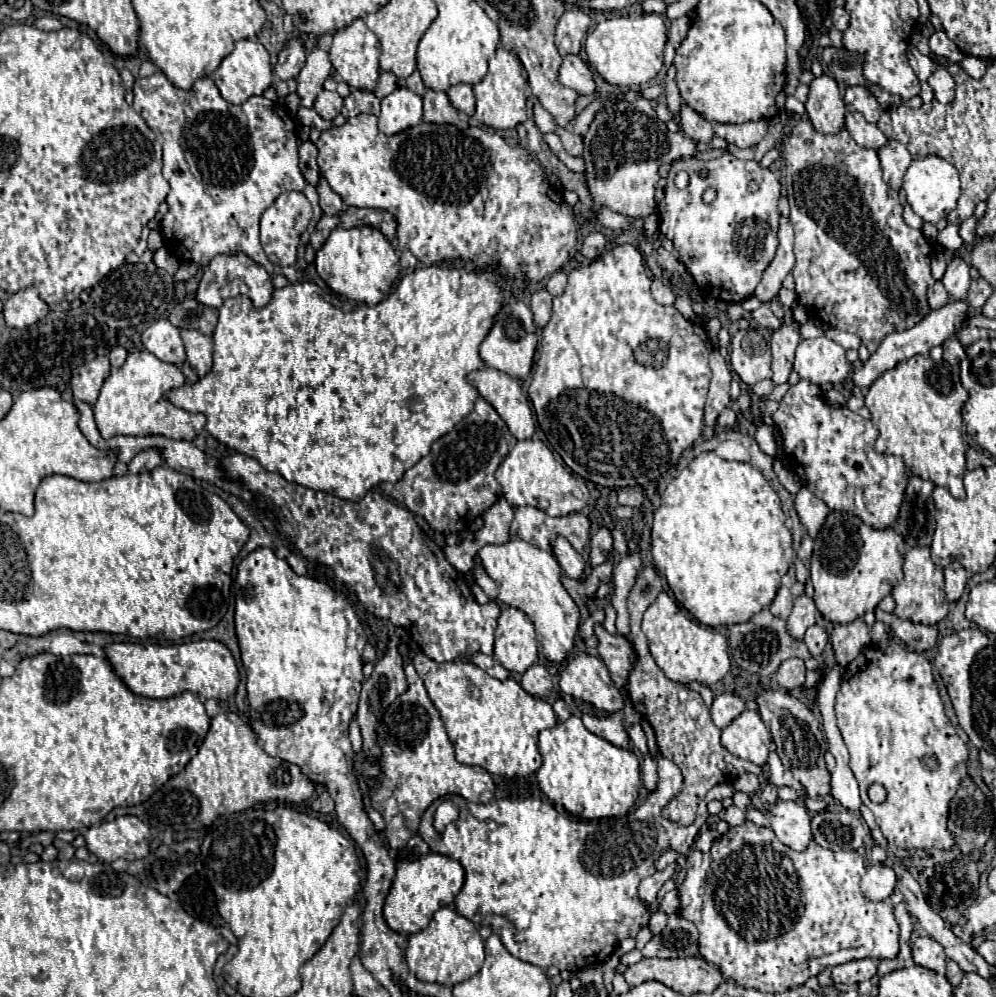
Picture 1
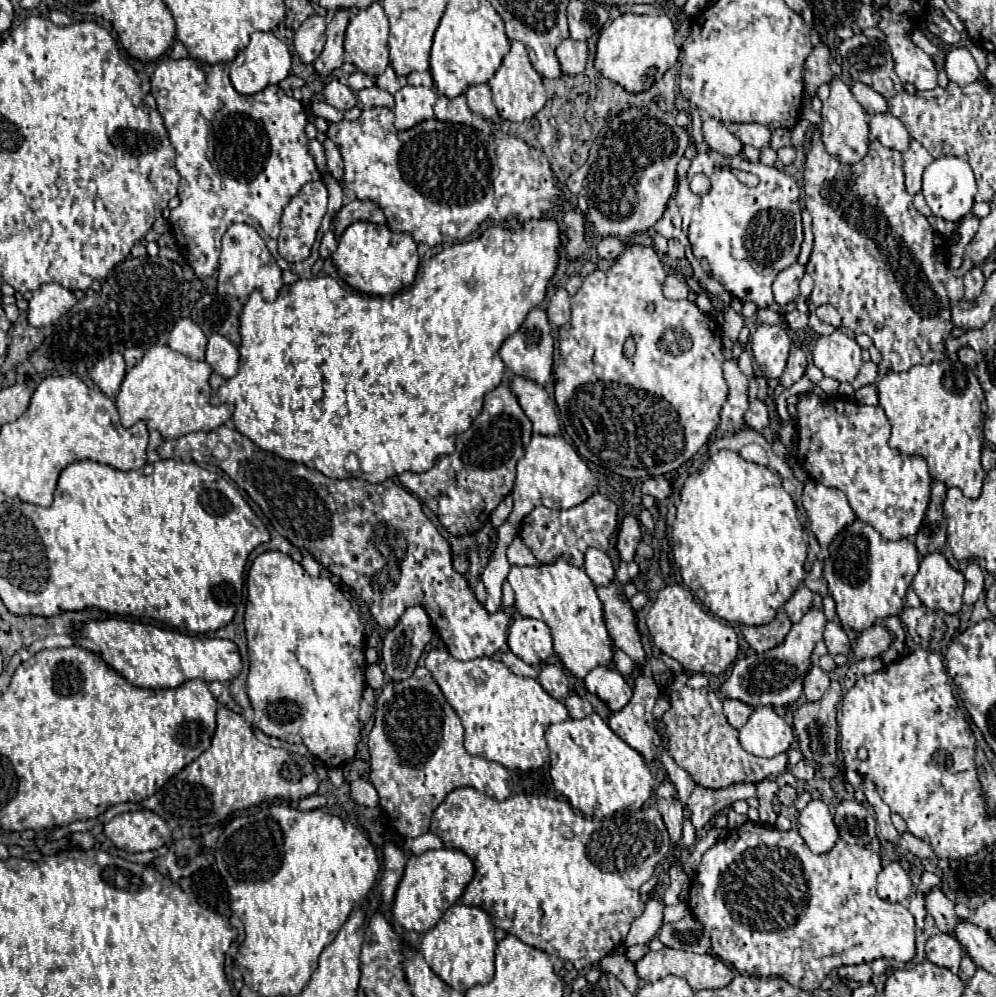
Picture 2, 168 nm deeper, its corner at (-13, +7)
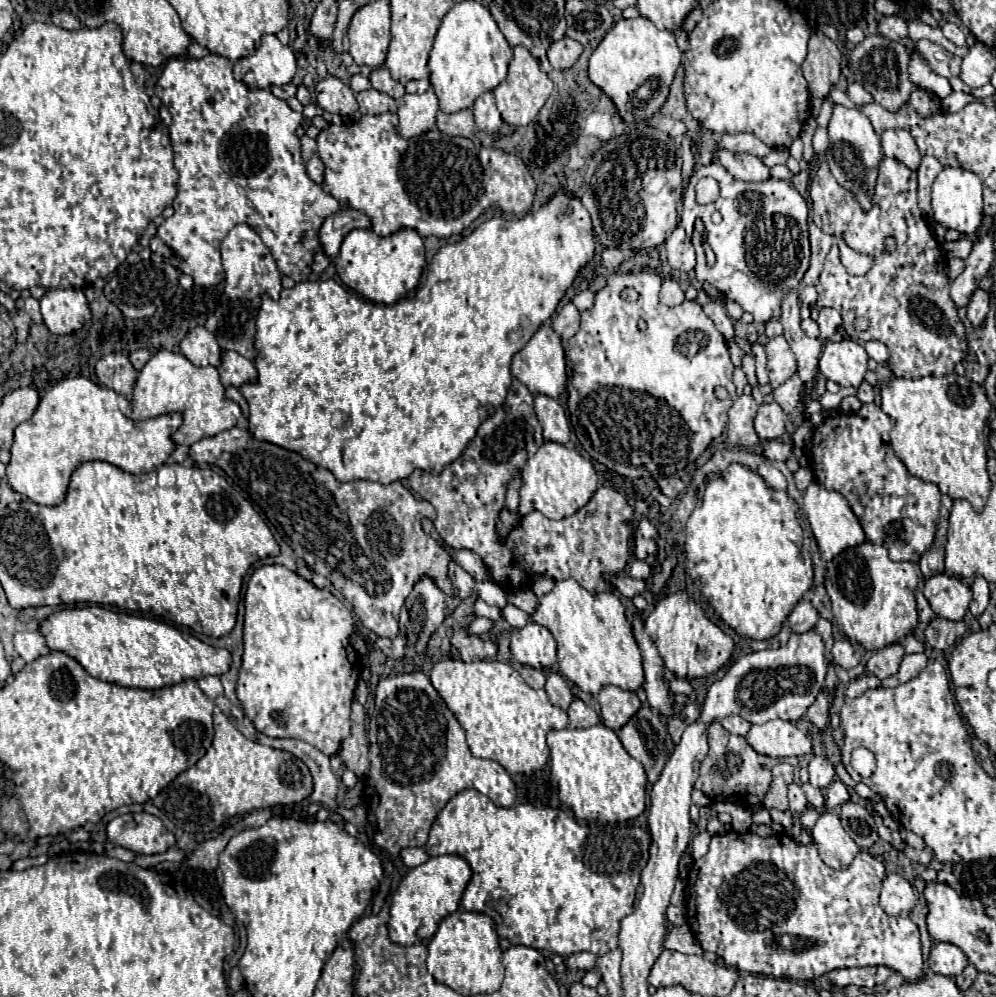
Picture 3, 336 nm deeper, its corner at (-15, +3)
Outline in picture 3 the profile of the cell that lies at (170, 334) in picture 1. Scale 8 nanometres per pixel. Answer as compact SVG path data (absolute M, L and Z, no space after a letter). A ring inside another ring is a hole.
M196 326L190 330L184 340L180 342L180 352L194 364L194 366L218 366L220 364L220 346L204 326Z

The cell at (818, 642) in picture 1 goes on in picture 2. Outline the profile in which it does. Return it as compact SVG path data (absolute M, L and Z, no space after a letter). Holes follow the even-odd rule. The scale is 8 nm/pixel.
M828 622L826 632L824 632L824 642L828 646L830 654L848 654L850 652L850 640L842 626L838 622Z

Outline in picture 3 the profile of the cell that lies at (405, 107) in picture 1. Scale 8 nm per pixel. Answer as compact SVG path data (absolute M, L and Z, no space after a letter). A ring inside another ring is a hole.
M428 88L424 94L404 94L396 100L396 104L400 118L400 134L404 138L414 138L434 128L438 98L432 88Z

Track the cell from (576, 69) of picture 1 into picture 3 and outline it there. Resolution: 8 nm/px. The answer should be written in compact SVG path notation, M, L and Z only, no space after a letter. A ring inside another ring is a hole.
M562 38L560 42L554 42L547 52L547 58L554 70L568 70L576 64L576 60L582 54L582 44L572 38Z

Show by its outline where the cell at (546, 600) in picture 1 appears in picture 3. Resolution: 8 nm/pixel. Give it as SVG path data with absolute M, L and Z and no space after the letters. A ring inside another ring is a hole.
M566 578L556 582L552 592L538 598L538 606L532 614L508 606L502 610L502 616L514 628L526 626L528 620L546 626L558 644L560 674L584 692L596 694L606 684L614 684L622 690L636 690L644 682L640 650L624 614L624 606L614 592L588 592L574 578Z

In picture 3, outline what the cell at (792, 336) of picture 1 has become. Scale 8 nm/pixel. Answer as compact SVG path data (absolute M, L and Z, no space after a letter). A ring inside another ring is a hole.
M792 374L782 386L774 390L774 400L782 406L786 414L792 414L800 404L800 392L802 392L802 380L798 374Z

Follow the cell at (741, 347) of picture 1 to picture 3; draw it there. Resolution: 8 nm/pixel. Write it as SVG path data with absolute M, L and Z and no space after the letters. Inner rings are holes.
M774 336L766 342L766 356L768 356L768 374L770 386L778 388L796 372L796 356L790 350L784 336Z

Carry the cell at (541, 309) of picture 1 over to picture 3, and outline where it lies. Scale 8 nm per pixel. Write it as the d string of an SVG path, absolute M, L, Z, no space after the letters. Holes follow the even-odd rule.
M564 302L554 318L552 318L552 328L560 334L562 340L568 340L576 334L576 330L580 328L580 312L572 302Z

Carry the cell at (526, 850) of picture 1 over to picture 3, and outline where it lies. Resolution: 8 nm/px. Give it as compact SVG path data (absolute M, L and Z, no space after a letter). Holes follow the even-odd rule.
M462 790L436 816L426 850L430 856L458 854L470 864L472 880L464 890L462 906L470 912L488 914L496 922L500 938L568 958L578 952L602 956L618 948L620 920L632 912L640 872L650 856L650 842L652 836L642 826L578 824L560 808L536 808L532 804L500 808L478 790Z

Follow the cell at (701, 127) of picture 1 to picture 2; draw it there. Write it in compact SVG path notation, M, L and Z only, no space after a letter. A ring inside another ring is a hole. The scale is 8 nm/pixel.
M706 118L702 124L702 134L704 134L704 140L710 146L710 150L714 150L726 158L742 154L742 142L738 142L738 138L734 138L734 134L730 134L722 122L718 122L714 118Z

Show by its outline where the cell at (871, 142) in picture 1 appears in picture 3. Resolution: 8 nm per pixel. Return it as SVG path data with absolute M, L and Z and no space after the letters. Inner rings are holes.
M900 128L884 130L882 148L884 148L884 156L904 162L910 170L916 170L916 166L920 166L920 152L908 130L900 130Z

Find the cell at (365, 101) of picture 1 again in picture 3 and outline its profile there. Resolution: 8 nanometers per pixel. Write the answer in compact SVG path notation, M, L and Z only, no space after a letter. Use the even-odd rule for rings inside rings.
M366 90L356 94L356 100L360 104L360 108L364 106L364 110L368 114L382 114L382 112L396 112L396 102L388 96L382 94L378 90Z

